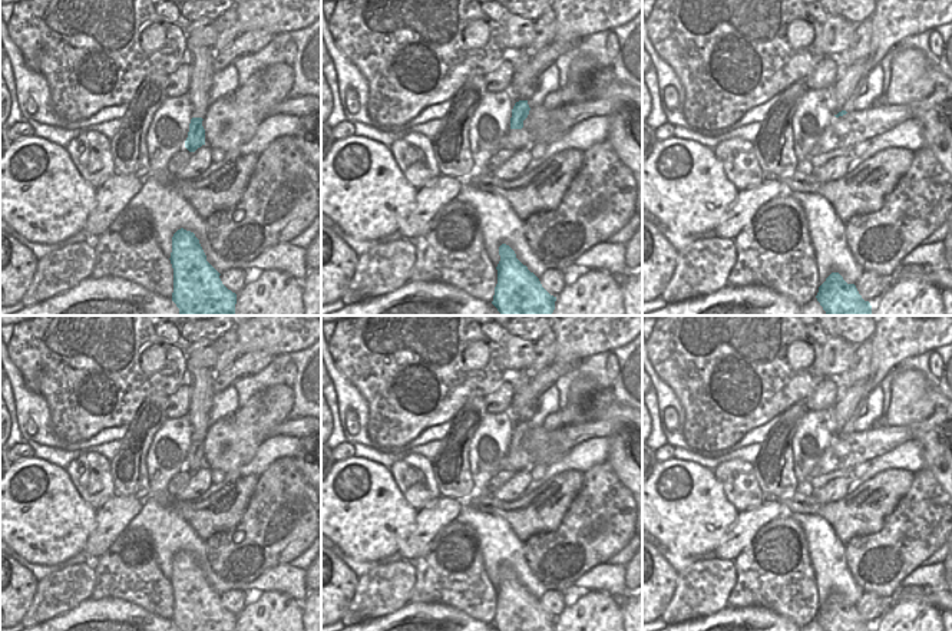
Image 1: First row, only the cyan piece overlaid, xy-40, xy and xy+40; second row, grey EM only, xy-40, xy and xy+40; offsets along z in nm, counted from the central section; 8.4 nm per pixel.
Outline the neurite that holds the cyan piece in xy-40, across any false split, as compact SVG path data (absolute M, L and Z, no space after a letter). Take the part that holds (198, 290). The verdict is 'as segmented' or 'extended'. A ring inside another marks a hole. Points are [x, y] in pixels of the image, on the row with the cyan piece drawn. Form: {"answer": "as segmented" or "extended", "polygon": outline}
{"answer": "as segmented", "polygon": "M181 228L173 234L169 260L179 316L235 316L237 294L222 284L194 232Z"}

